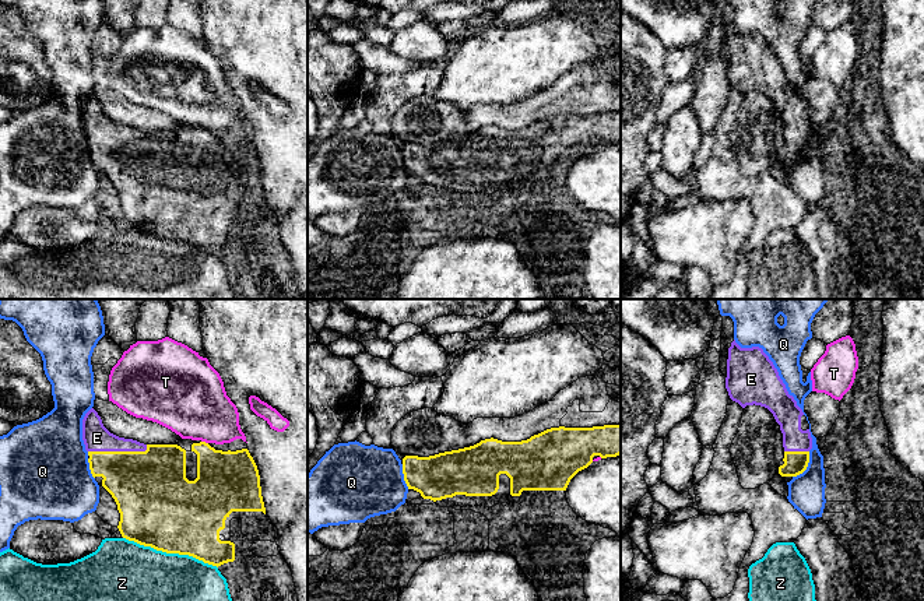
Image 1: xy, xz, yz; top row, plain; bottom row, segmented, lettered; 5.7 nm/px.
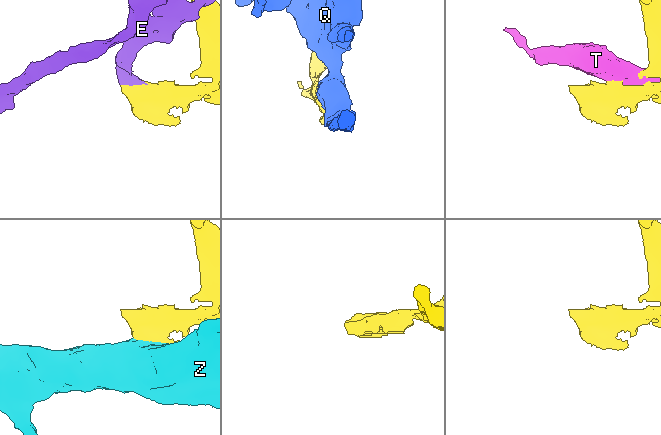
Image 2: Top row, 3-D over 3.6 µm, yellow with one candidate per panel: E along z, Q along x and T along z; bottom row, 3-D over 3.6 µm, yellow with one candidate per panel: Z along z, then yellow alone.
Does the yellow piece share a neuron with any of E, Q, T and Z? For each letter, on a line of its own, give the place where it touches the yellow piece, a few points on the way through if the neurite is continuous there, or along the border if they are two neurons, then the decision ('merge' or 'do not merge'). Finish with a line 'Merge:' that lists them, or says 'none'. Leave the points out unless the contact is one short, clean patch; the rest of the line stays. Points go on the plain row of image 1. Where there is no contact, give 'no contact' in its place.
E: xy (119, 139) | merge
Q: yz (807, 153) | do not merge
T: xy (204, 129) | do not merge
Z: xy (171, 239) | do not merge
Merge: E

